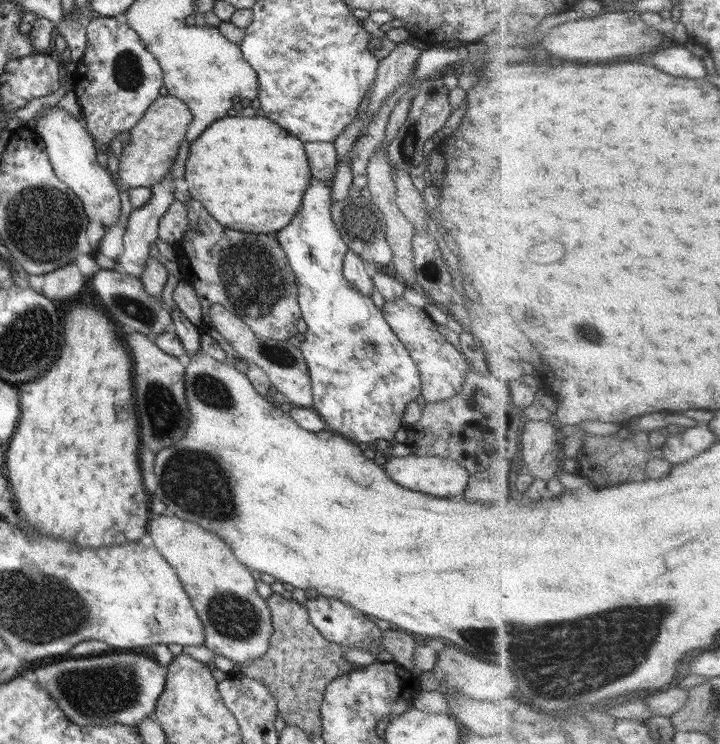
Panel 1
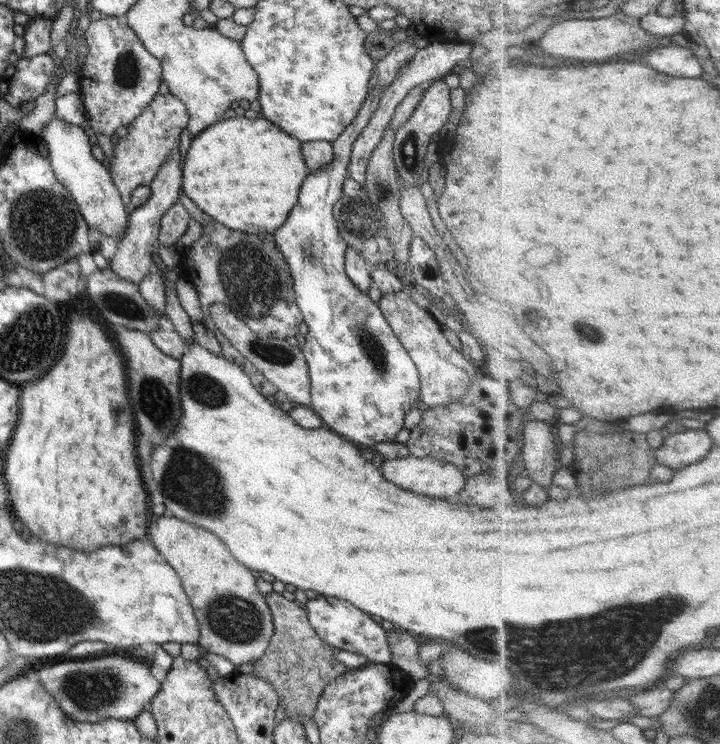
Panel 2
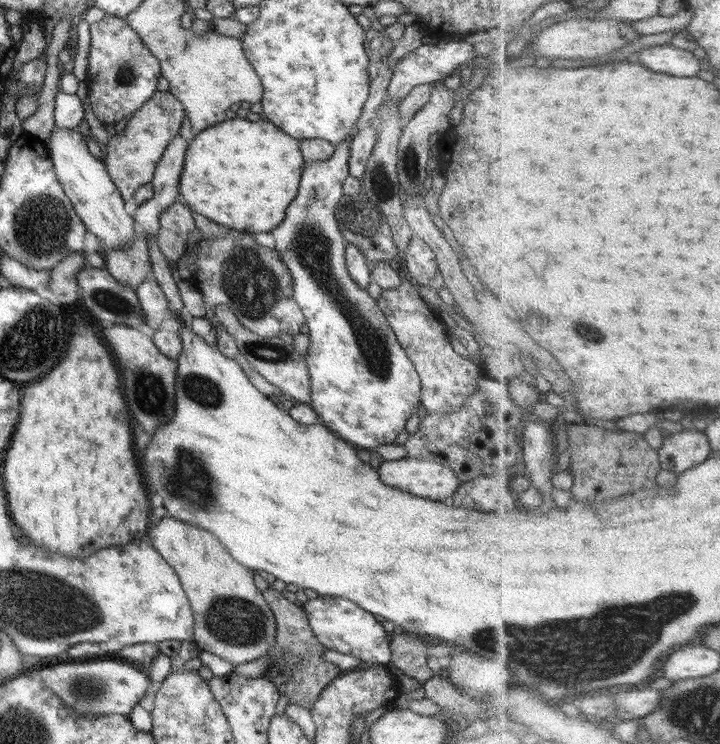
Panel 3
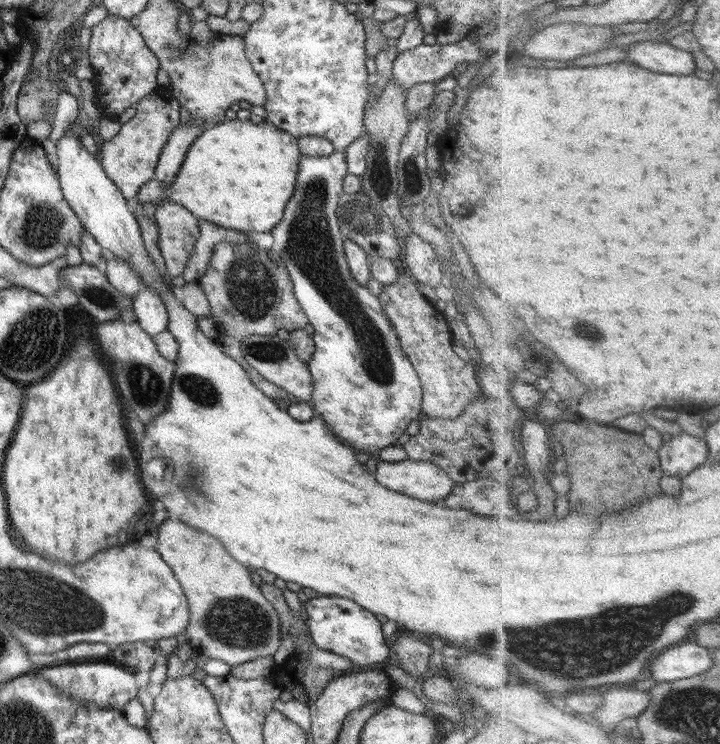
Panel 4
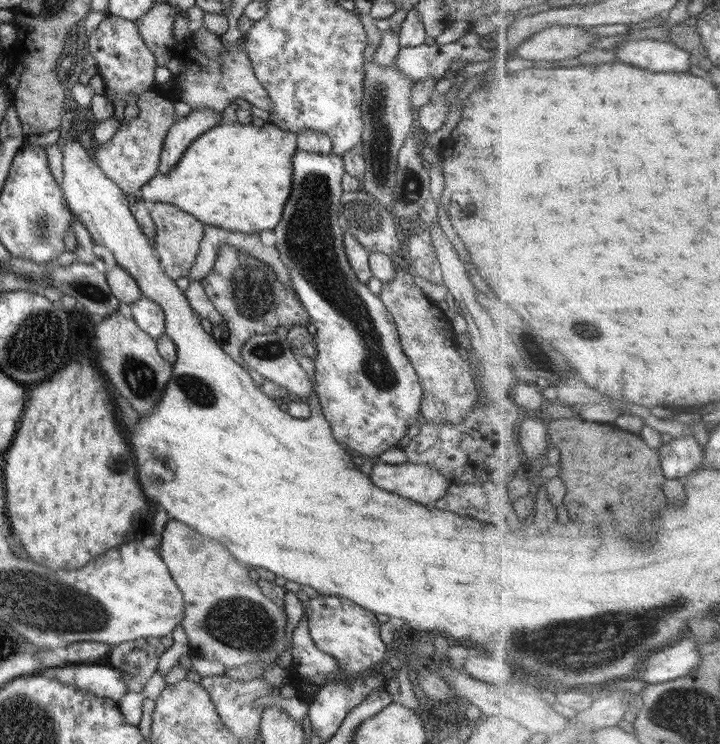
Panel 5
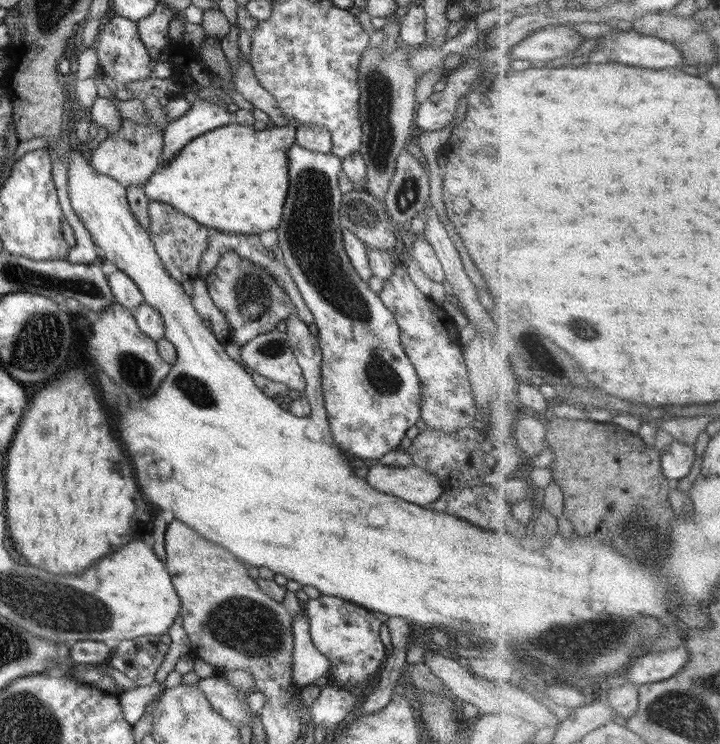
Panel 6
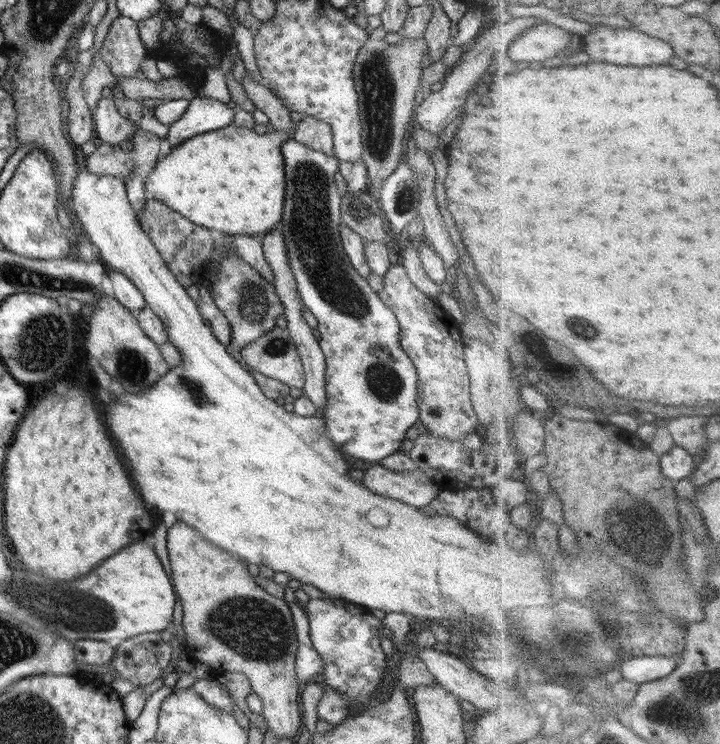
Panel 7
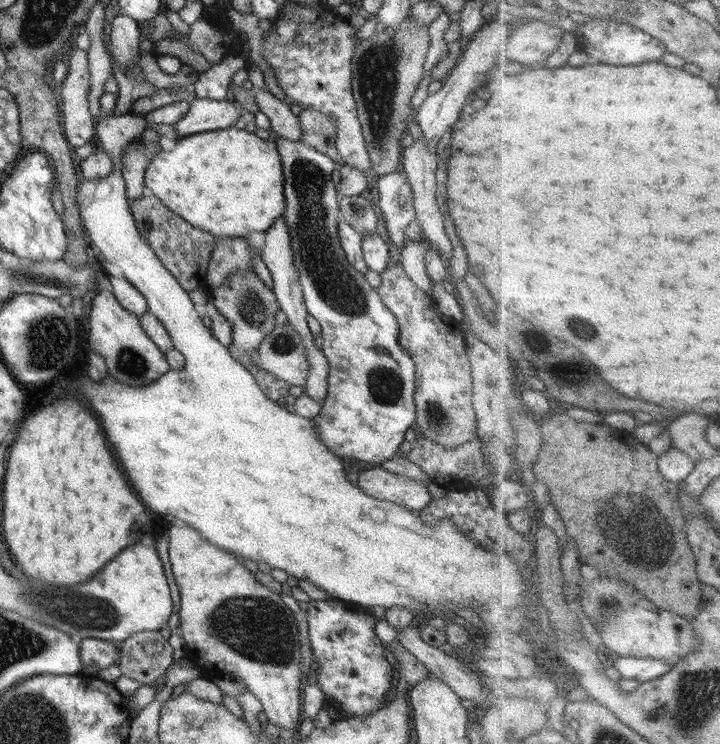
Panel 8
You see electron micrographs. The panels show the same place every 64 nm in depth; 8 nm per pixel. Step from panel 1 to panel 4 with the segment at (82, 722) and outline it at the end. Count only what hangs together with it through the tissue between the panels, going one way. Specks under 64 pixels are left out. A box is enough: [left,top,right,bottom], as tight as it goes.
[38,660,138,712]

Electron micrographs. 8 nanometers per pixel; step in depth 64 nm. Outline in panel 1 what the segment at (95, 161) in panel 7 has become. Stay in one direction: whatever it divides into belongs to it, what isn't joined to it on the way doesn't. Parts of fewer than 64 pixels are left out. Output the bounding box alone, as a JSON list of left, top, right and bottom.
[116,95,193,228]

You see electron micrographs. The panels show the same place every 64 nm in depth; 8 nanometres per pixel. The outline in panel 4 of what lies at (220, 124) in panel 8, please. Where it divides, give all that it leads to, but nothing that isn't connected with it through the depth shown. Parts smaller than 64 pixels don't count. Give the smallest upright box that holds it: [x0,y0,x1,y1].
[154,120,204,191]

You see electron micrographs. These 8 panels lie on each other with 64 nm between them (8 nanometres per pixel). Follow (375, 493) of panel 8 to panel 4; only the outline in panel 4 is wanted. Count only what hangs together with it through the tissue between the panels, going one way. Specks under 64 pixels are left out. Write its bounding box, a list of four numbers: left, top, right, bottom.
[371,459,455,502]

